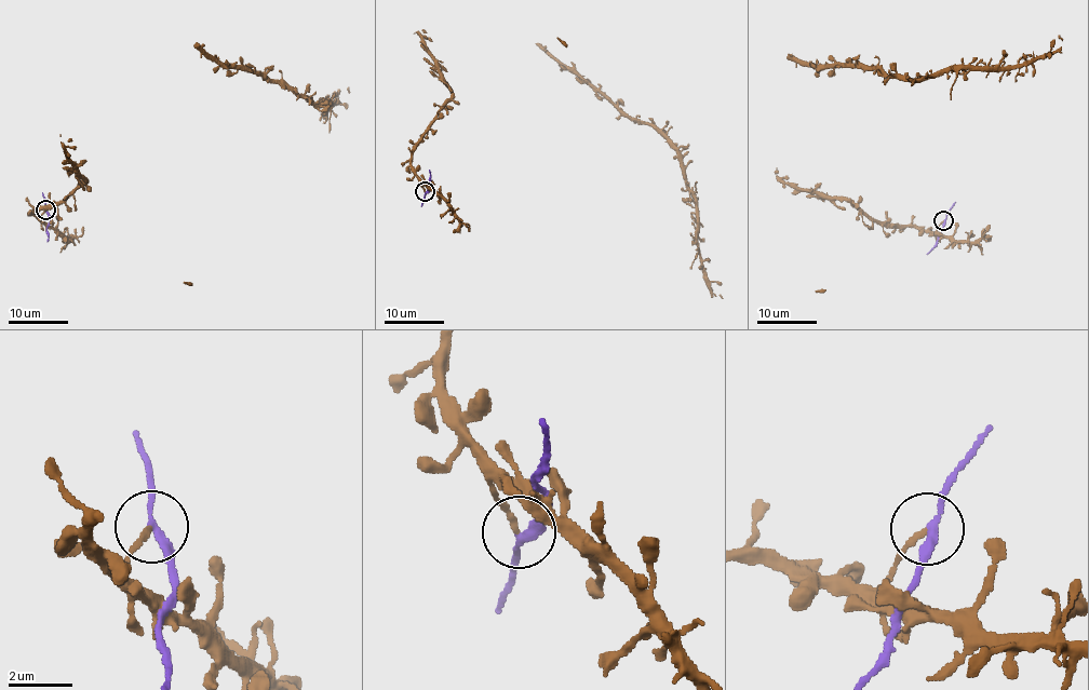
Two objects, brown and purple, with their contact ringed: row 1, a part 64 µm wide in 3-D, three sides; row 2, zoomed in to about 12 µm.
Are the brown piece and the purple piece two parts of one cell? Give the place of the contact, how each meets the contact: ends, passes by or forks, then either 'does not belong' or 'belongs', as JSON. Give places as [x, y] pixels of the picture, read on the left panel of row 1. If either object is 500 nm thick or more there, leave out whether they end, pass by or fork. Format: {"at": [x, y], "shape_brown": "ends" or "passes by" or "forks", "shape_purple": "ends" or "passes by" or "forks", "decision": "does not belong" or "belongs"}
{"at": [45, 210], "shape_brown": "ends", "shape_purple": "passes by", "decision": "does not belong"}

